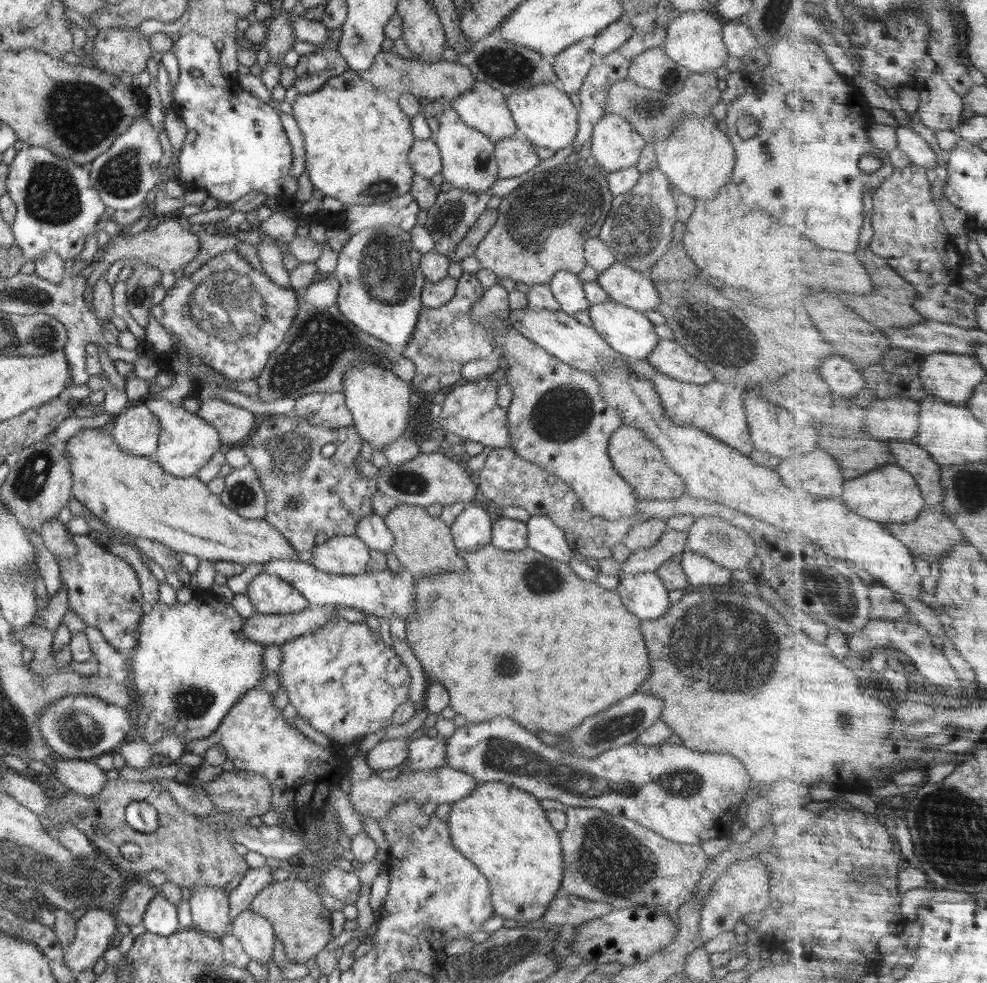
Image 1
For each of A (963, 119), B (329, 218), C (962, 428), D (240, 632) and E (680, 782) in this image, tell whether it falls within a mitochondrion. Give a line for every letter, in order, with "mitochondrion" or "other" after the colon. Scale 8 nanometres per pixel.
A: other
B: other
C: other
D: other
E: mitochondrion

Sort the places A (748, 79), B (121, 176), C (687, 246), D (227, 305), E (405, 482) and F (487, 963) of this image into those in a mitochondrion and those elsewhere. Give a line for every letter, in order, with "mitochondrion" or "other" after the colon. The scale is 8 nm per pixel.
A: other
B: mitochondrion
C: other
D: mitochondrion
E: mitochondrion
F: mitochondrion

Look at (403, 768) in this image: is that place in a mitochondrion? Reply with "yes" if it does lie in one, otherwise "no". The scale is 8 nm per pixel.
no

